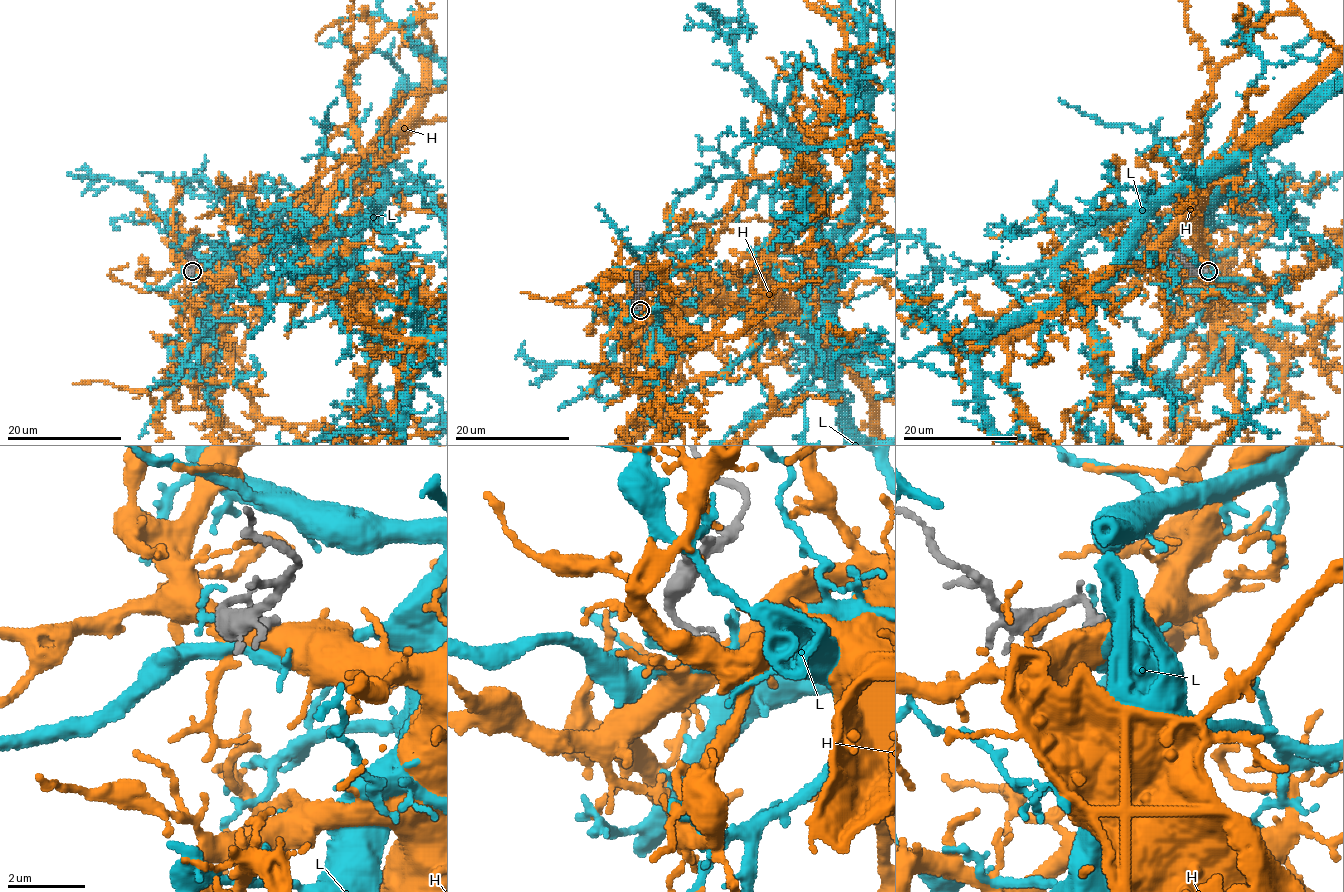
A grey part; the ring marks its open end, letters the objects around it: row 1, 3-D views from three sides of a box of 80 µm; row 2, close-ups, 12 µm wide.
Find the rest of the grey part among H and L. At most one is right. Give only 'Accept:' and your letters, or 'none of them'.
Accept: H

